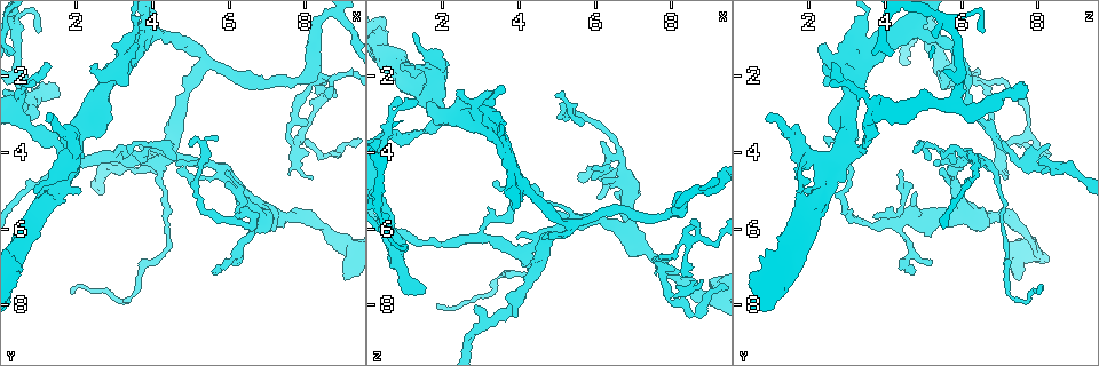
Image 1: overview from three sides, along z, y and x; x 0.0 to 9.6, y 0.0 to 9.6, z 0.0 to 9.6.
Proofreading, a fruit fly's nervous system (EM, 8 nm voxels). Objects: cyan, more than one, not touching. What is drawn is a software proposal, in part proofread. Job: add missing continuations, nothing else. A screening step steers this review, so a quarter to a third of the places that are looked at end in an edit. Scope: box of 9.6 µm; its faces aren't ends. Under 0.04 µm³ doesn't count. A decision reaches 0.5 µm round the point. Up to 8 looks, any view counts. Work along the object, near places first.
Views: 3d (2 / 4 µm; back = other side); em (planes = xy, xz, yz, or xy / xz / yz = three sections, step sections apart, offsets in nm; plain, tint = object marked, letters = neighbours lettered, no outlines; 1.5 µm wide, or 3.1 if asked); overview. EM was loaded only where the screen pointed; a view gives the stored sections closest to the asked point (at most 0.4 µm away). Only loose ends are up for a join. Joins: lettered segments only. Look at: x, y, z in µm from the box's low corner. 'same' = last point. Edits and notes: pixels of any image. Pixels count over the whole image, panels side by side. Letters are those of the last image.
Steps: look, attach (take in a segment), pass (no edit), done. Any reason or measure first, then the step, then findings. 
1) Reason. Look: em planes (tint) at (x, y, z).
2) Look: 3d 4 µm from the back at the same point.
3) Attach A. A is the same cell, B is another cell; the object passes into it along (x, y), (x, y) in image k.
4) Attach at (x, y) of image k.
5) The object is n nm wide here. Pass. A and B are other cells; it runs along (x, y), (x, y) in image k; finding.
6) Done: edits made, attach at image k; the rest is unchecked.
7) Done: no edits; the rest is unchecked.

Thin end. Look: 3d 4 µm from the back at (4.95, 3.75, 2.45).

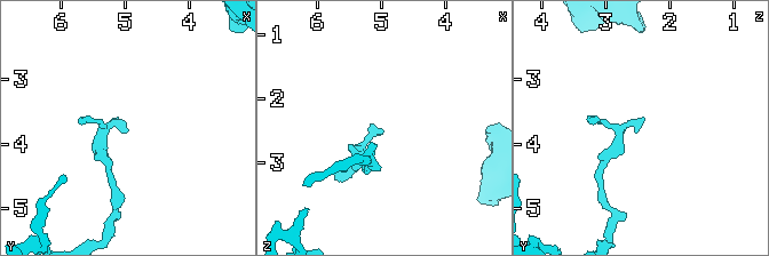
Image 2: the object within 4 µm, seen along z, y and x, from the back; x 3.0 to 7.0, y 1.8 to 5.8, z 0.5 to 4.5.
Need the tissue. Look: em planes (plain) at (5.00, 3.80, 2.45).

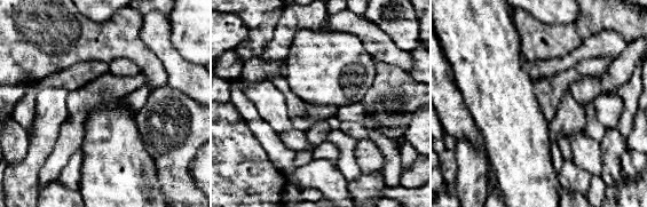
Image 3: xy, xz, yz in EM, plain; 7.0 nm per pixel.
Look: em planes (letters) at the same point.

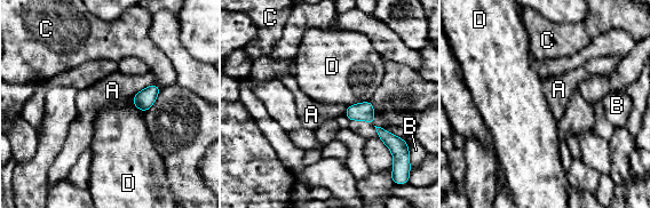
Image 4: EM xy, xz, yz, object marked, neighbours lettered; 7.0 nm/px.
The object is 130 nm wide here. Pass. A, B, C and D are other cells; a border runs along (369, 100), (347, 106) in image 4; no lettered segment goes on from it.

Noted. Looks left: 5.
Branch stops here. Look: 3d 2 µm from the back at (5.95, 4.55, 4.45).

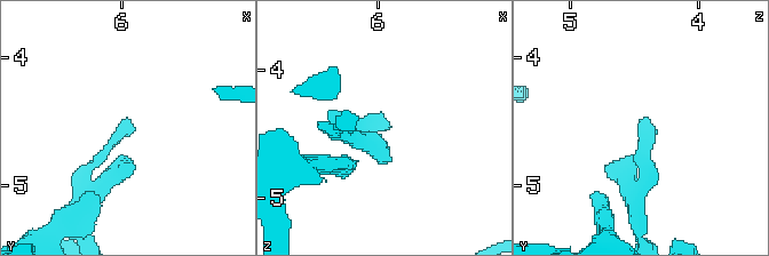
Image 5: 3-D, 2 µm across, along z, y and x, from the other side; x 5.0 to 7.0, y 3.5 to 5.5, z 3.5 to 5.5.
Need the tissue. Look: em planes (plain) at (5.92, 4.50, 4.44).

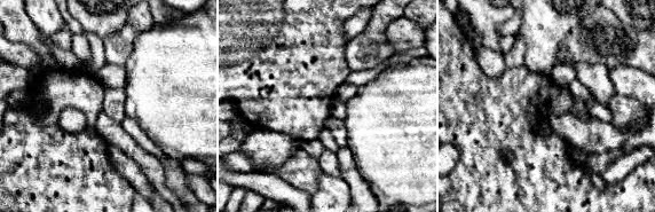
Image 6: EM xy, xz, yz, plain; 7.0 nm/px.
See the neighbours. Look: em planes (letters) at the same point.

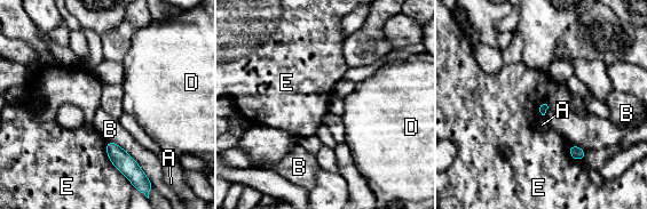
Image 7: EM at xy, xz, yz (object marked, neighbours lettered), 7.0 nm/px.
Pass. A, B, D and E are other cells; a border runs along (105, 142), (109, 160), (126, 176) in image 7; no lettered segment goes on from it.

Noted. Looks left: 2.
Free end. Look: em yz step 8 (letters) at (2.15, 4.95, 1.95).

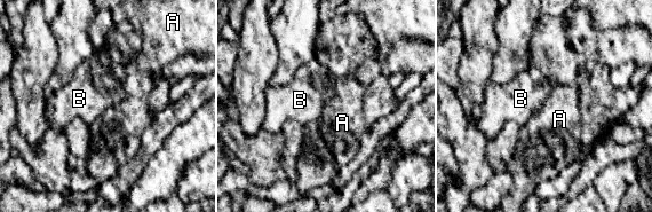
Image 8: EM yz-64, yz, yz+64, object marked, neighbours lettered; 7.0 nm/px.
Look: em planes (letters) at the same point.

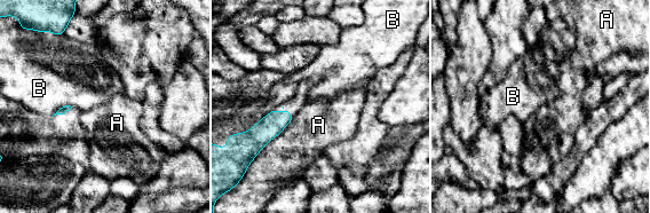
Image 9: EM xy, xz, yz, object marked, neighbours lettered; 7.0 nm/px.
Pass. A and B are other cells; a border runs along (275, 108), (255, 124) in image 9; no lettered segment goes on from it.

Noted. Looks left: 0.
Done: no edits; the rest is unchecked.

